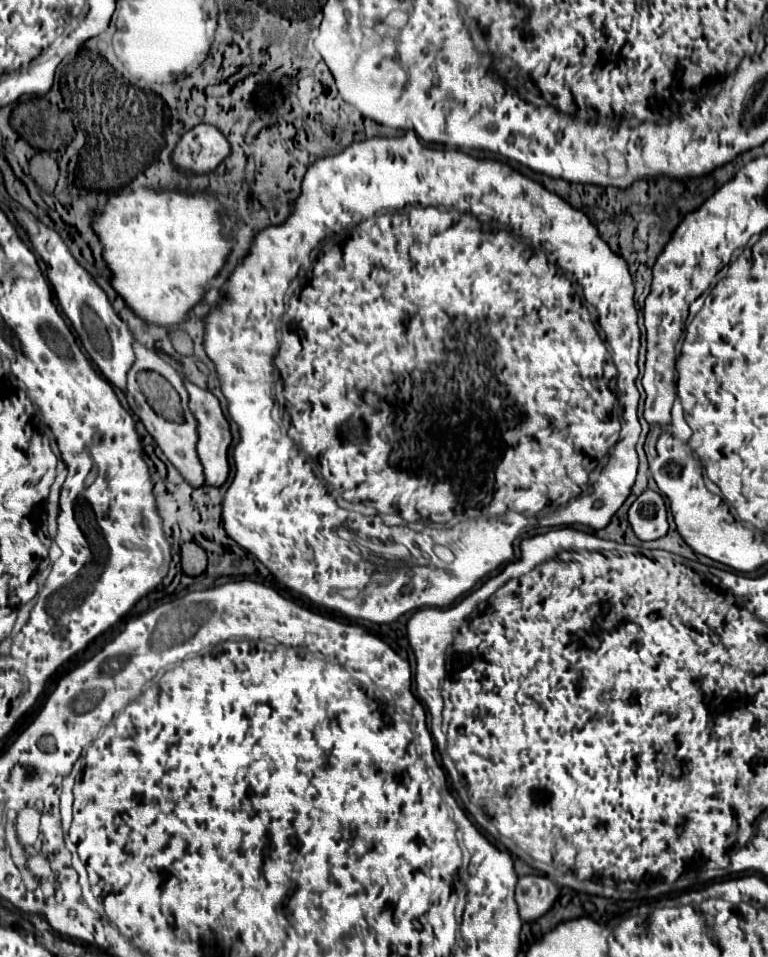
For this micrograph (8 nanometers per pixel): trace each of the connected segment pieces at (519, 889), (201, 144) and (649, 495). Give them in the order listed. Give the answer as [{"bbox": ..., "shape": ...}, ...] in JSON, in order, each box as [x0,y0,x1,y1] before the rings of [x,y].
[{"bbox":[516,875,560,921],"shape":[[[526,875],[518,879],[516,885],[516,903],[520,909],[520,917],[524,921],[536,921],[558,899],[560,889],[546,875]]]},{"bbox":[172,125,228,173],"shape":[[[198,125],[176,143],[172,163],[184,173],[210,173],[228,153],[228,141],[216,127]]]},{"bbox":[628,489,668,541],"shape":[[[646,489],[630,507],[628,521],[642,541],[654,541],[668,533],[668,519],[666,519],[666,505],[660,493]]]}]

